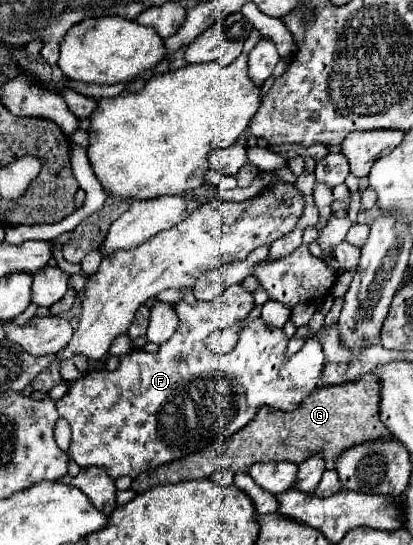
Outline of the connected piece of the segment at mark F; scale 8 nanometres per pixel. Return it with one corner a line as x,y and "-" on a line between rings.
241,284
229,286
211,302
197,300
195,304
187,304
181,300
175,304
175,312
181,324
177,326
175,334
161,344
159,352
147,354
143,350
131,350
125,356
119,356
119,366
115,370
93,370
75,380
69,392
61,400
57,400
59,416
67,418
71,424
69,456
81,468
87,468
87,464
99,464
101,468
107,468
107,474
111,478
137,478
149,468
169,464
213,442
221,442
233,436
237,430
249,424
251,418
255,418
261,406
271,406
287,412
295,410
301,400
307,398
311,390
315,390
323,372
325,356
321,344
317,338
307,338
305,346
297,354
287,358
289,338
285,336
283,328
271,328
261,318
245,322
251,310
253,294
247,292

